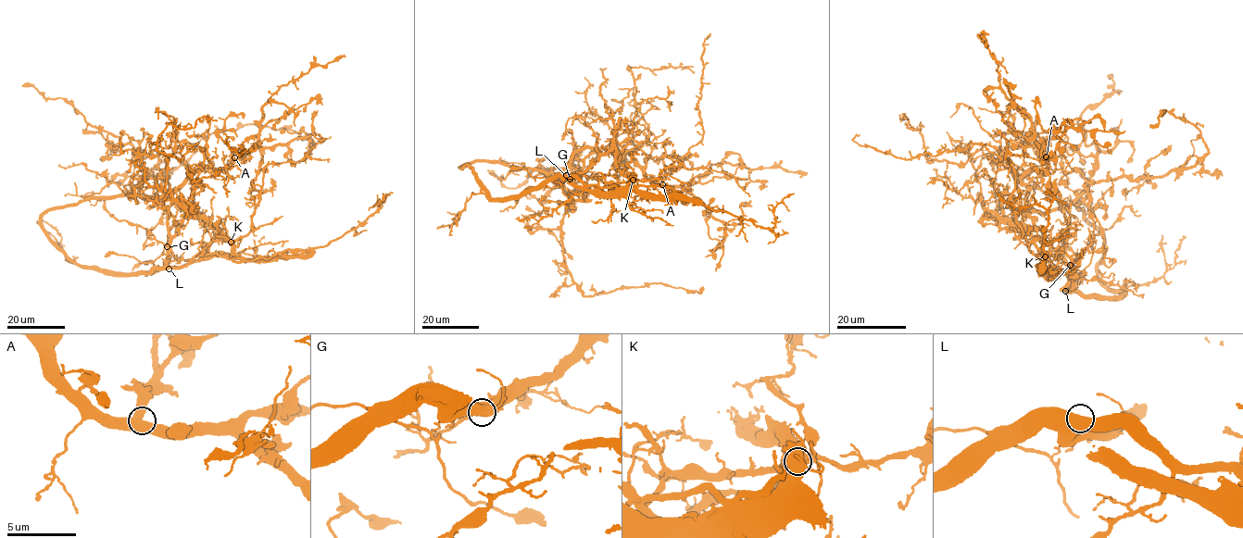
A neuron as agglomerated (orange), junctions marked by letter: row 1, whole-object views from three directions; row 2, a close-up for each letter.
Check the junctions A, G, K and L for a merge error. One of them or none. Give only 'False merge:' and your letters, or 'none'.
False merge: K

